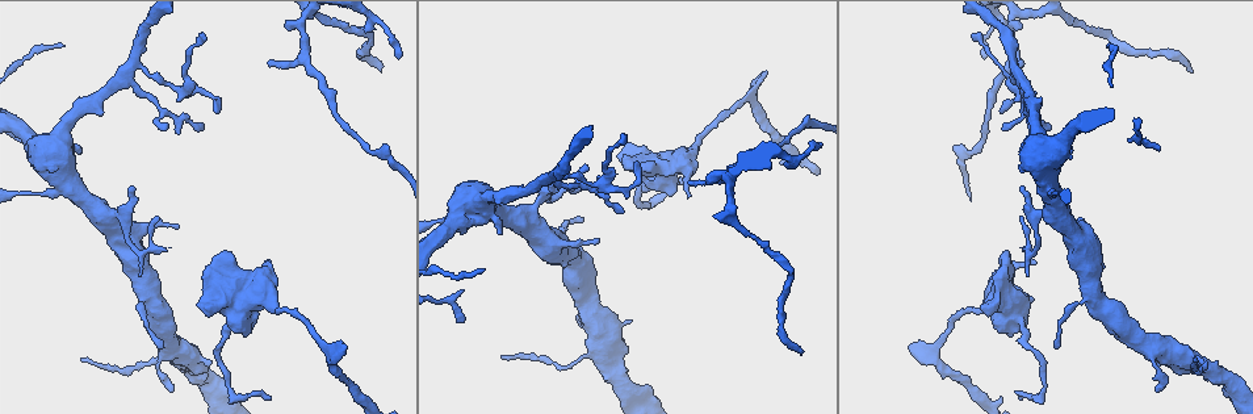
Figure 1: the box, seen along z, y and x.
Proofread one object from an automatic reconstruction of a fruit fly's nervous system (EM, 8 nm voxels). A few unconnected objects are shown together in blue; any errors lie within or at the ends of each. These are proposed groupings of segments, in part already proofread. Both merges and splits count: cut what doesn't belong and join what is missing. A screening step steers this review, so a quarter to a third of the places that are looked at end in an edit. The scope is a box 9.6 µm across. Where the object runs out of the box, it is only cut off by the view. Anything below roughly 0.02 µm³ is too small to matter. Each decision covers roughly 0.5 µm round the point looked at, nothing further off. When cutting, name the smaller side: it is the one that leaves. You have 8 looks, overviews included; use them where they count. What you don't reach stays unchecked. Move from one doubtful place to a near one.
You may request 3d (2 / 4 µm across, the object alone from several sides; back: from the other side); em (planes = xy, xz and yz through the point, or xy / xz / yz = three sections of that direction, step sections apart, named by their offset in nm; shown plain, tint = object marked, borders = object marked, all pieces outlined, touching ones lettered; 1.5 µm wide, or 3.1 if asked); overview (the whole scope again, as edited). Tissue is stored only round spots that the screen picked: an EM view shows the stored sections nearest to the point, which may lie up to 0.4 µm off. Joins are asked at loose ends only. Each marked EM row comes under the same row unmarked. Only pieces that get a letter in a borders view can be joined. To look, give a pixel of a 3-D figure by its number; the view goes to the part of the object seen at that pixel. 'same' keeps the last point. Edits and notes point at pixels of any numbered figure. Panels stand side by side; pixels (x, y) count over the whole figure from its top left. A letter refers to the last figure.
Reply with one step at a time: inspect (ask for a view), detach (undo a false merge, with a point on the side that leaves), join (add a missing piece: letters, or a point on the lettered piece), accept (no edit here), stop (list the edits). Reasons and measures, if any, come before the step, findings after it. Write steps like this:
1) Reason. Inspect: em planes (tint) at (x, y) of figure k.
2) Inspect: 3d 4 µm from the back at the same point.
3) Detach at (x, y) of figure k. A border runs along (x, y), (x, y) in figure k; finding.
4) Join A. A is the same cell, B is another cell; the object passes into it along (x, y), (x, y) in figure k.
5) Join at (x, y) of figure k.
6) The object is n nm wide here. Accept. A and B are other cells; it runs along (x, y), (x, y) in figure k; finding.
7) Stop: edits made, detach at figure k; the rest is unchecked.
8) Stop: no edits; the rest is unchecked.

Thin end. Inspect: 3d 4 µm at (1019, 397) of figure 1.

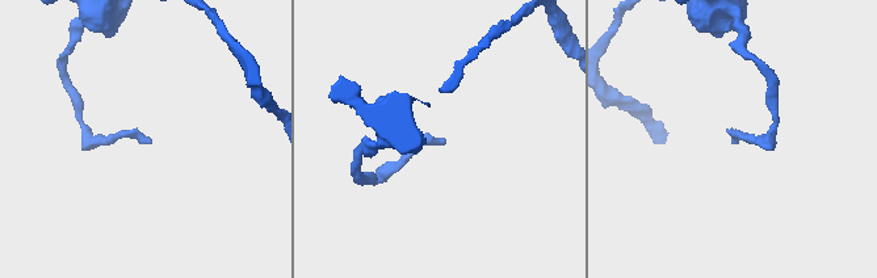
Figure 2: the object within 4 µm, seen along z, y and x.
Inspect: em planes (borders) at (733, 141) of figure 2.

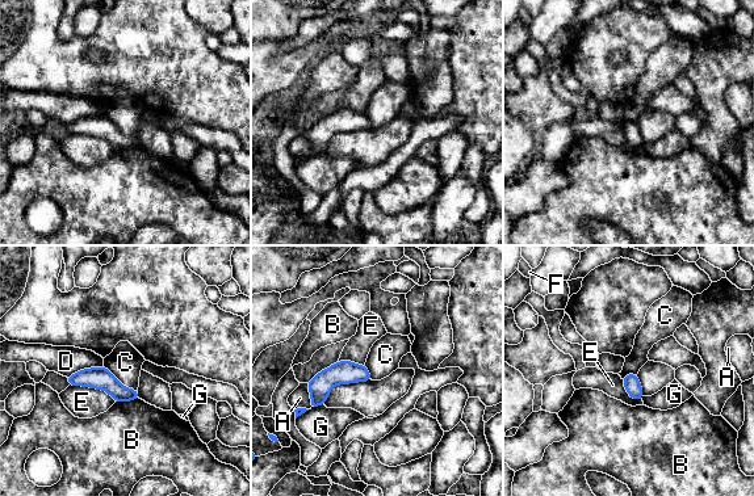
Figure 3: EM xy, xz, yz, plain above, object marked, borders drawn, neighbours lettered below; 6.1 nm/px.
Accept. A, B, C, D, E, F and G are other cells; it runs along (71, 379), (104, 379), (135, 395) in figure 3; none of them fits.

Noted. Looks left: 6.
An open end. Inspect: em planes (borders) at (801, 354) of figure 1.

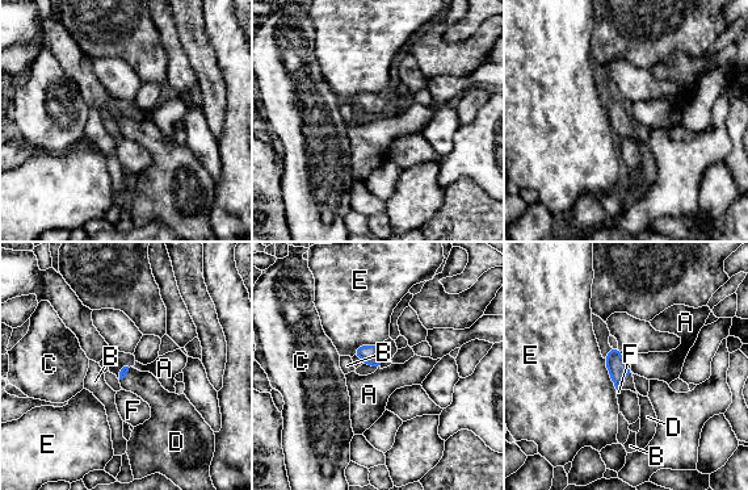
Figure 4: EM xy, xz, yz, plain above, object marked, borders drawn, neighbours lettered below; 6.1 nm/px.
Join D. D is the same cell, A, B, C, E and F are other cells; it goes on there.

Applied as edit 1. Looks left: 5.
An open end. Inspect: em xy step 8 (borders) at (203, 127) of figure 1.

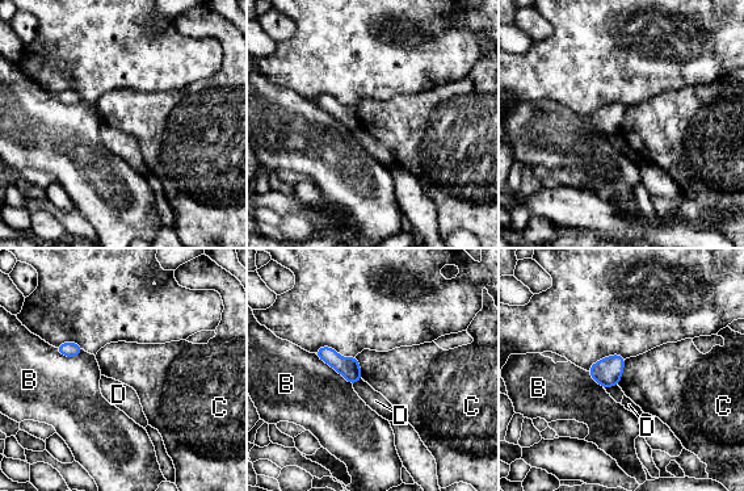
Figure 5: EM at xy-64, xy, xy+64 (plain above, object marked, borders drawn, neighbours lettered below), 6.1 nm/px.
Inspect: em planes (borders) at the same point.

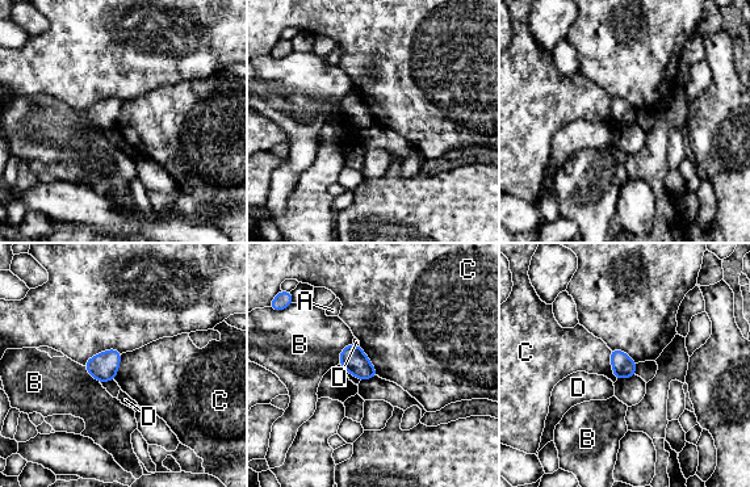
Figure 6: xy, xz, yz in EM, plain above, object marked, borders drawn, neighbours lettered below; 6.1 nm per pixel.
The object is 140 nm wide here. Accept. A, B, C and D are other cells; a border runs along (360, 345), (377, 374) in figure 6; no lettered piece goes on from it.

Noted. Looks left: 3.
Stop: edits made, join at figure 4; the rest is unchecked.

